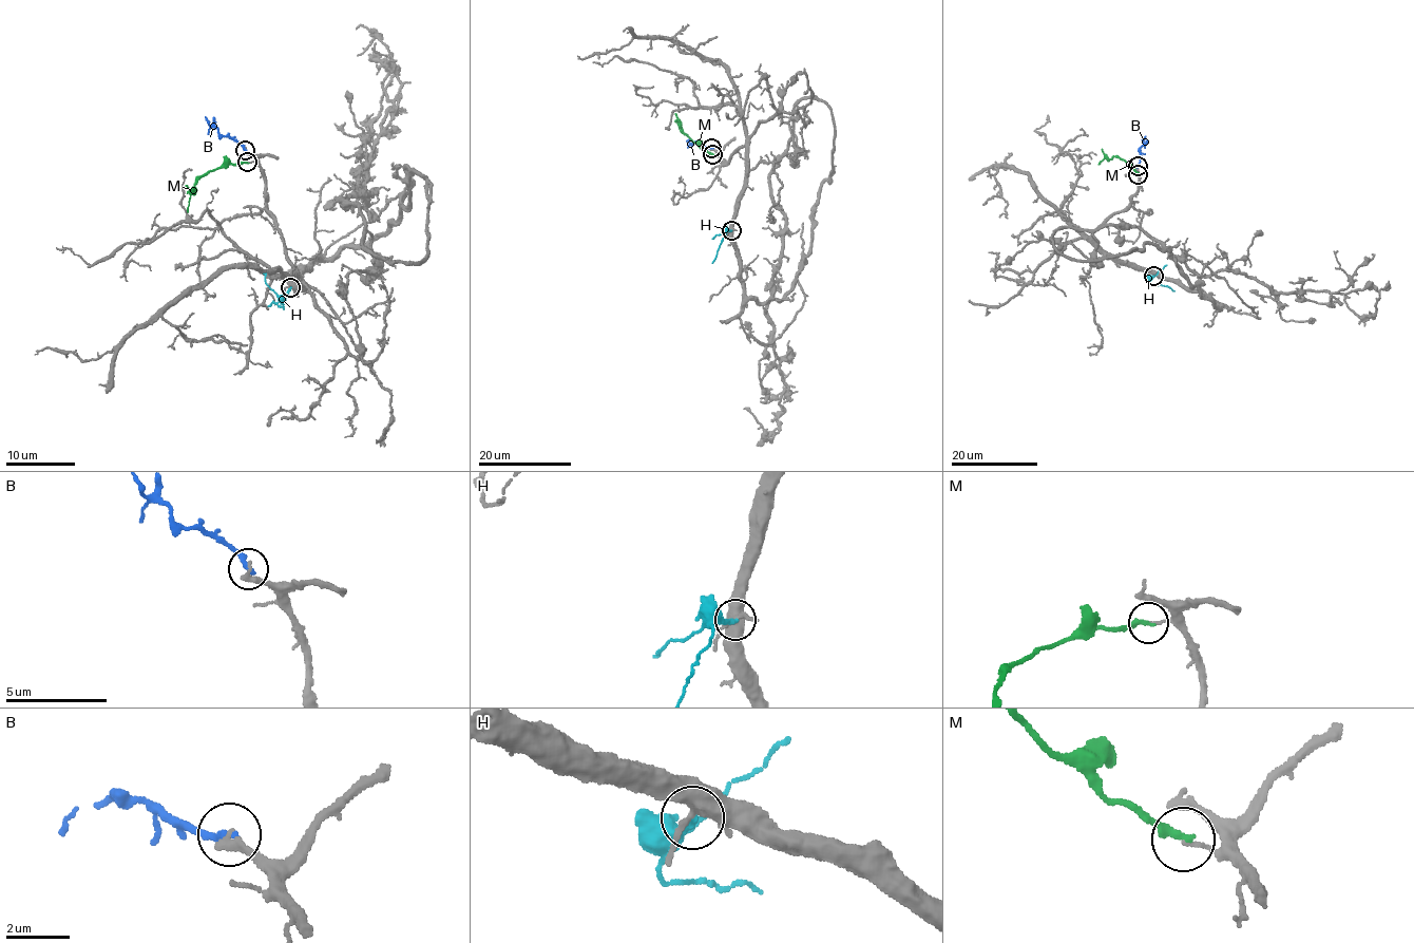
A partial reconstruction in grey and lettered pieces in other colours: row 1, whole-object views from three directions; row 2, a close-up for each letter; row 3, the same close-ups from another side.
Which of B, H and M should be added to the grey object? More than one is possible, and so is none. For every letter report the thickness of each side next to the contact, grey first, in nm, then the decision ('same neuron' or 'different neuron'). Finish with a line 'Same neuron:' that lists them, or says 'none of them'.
B: 300 nm thick on the grey side, 280 nm on the other; different neuron
H: 360 nm thick on the grey side, 200 nm on the other; different neuron
M: 120 nm thick on the grey side, 240 nm on the other; different neuron
Same neuron: none of them

